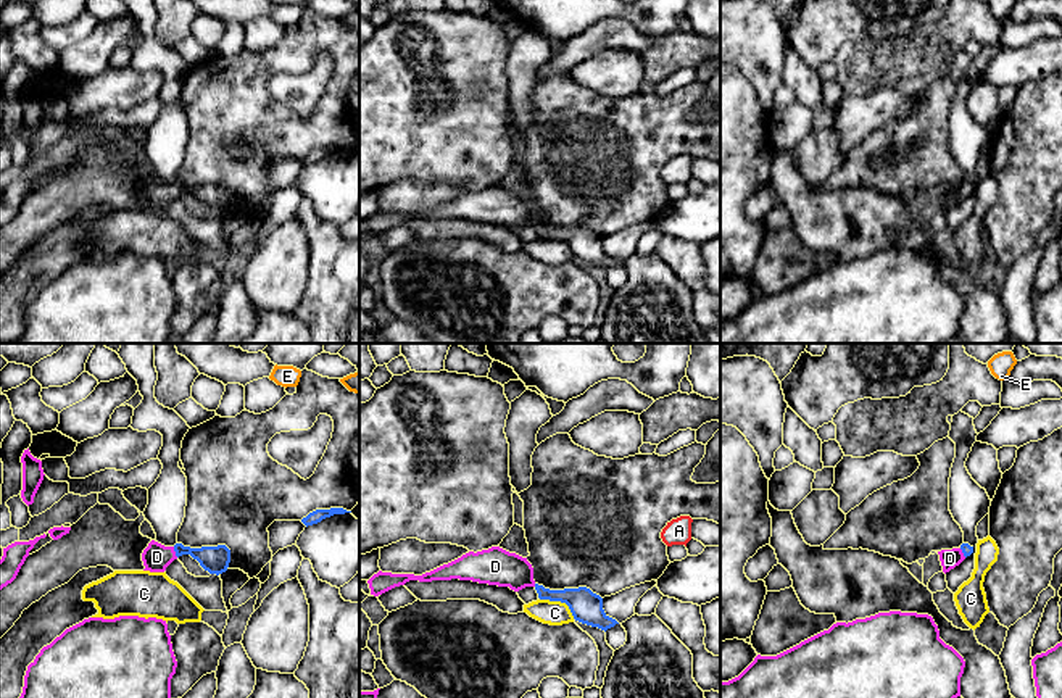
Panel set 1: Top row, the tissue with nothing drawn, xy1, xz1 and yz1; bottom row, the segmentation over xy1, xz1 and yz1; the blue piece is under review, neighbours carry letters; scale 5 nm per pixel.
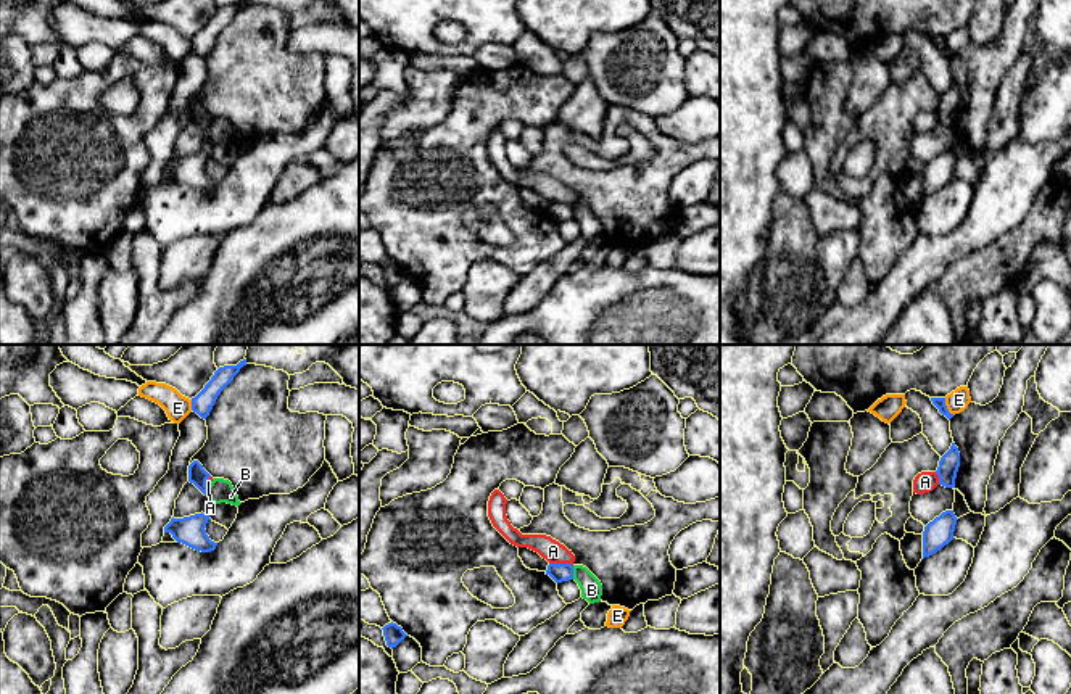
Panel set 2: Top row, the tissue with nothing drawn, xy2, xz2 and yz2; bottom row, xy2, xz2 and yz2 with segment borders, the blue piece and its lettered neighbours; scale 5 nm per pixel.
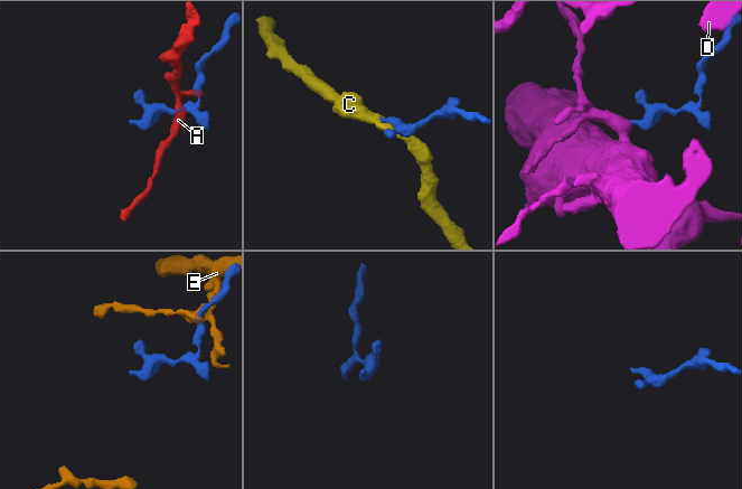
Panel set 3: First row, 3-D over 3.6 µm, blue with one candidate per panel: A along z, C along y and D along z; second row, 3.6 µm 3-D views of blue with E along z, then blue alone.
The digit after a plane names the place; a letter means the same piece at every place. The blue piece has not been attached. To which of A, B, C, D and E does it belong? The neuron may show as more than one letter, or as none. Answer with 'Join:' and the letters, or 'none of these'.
Join: D

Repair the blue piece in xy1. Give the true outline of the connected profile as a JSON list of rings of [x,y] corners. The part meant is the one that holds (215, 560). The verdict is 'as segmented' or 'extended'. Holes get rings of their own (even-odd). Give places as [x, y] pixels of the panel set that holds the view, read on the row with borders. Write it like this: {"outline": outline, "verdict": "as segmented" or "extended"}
{"outline": [[[151,540],[142,553],[143,571],[164,572],[182,555],[190,555],[205,571],[216,575],[226,572],[230,563],[230,550],[226,545],[190,548],[176,543],[174,546],[164,546]]], "verdict": "extended"}

